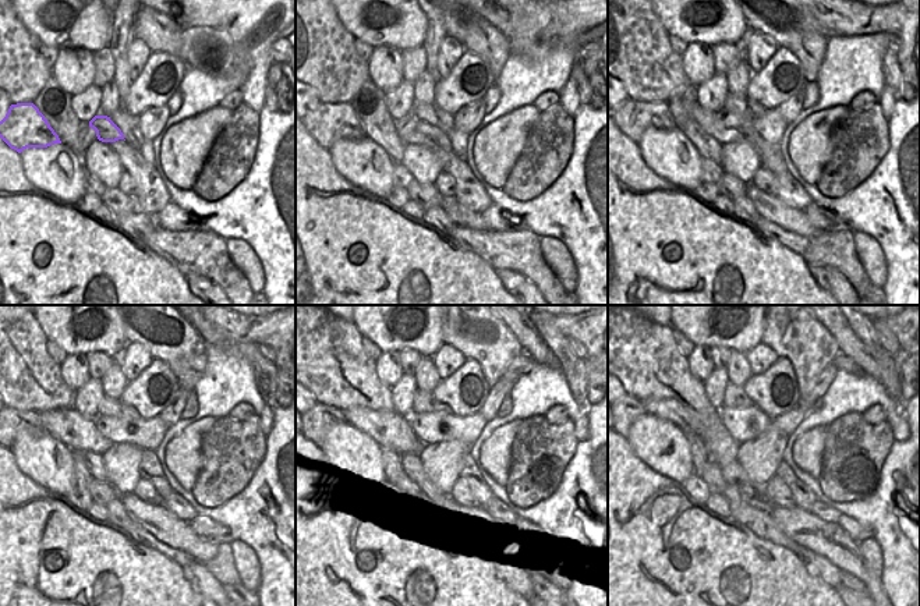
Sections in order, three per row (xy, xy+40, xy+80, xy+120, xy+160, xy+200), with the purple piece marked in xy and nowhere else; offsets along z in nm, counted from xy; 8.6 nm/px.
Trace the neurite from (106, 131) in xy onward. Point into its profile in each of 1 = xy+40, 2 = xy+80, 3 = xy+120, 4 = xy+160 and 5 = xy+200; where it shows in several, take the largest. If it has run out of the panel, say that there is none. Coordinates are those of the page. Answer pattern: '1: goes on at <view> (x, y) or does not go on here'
1: goes on at xy+40 (441, 138)
2: goes on at xy+80 (765, 151)
3: goes on at xy+120 (149, 464)
4: goes on at xy+160 (470, 471)
5: goes on at xy+200 (803, 495)

